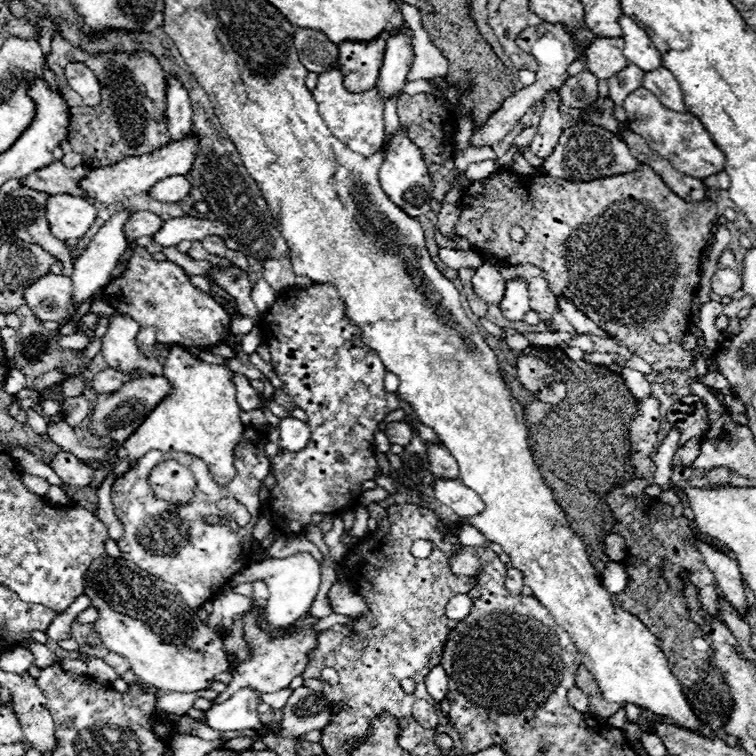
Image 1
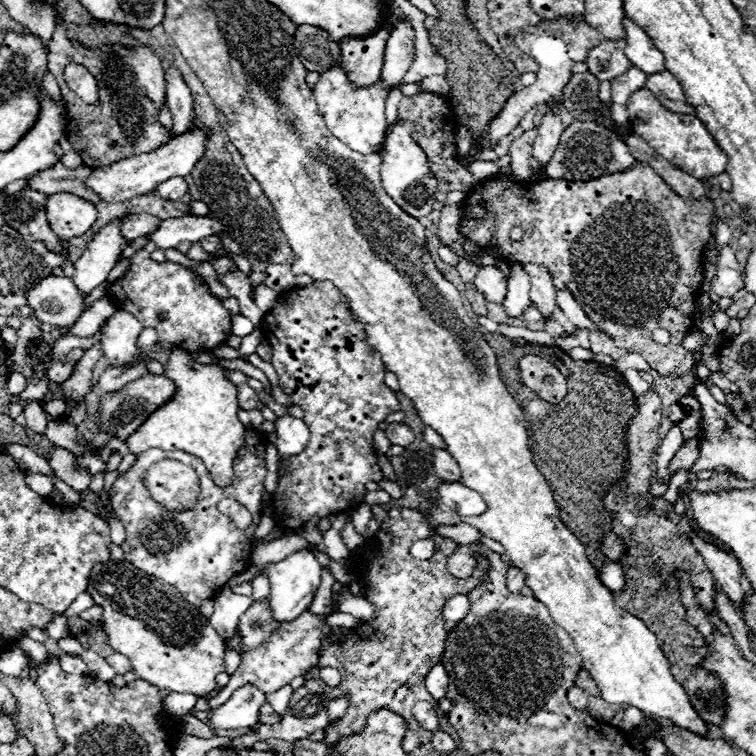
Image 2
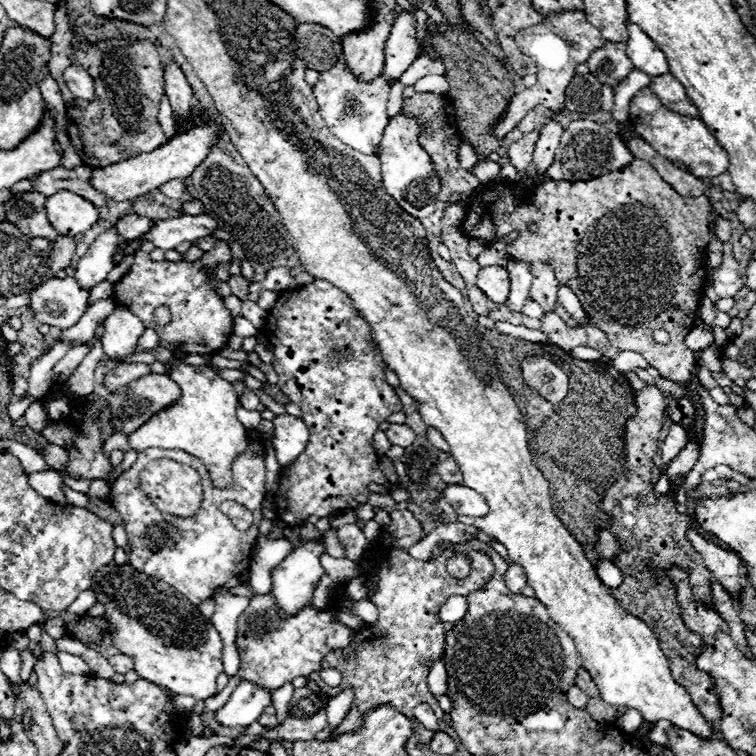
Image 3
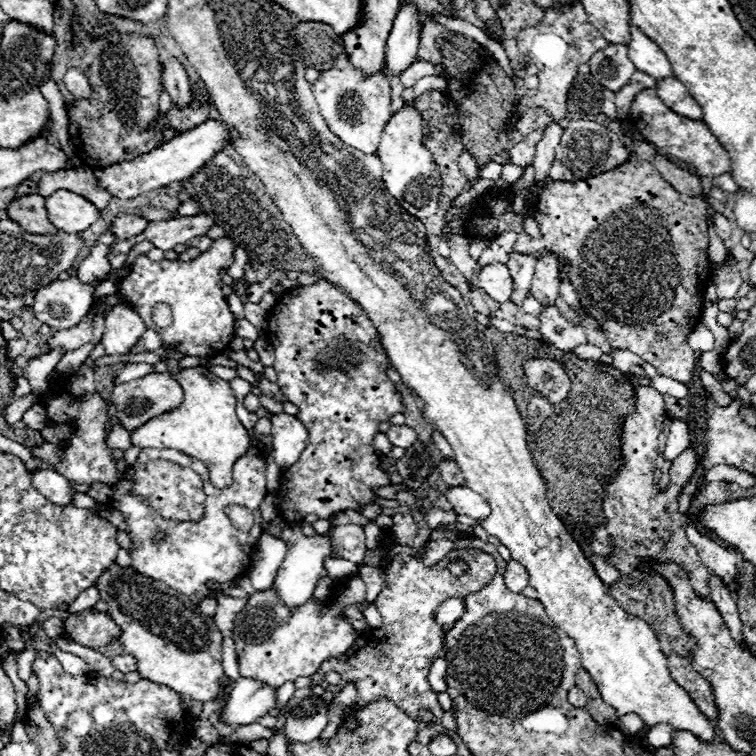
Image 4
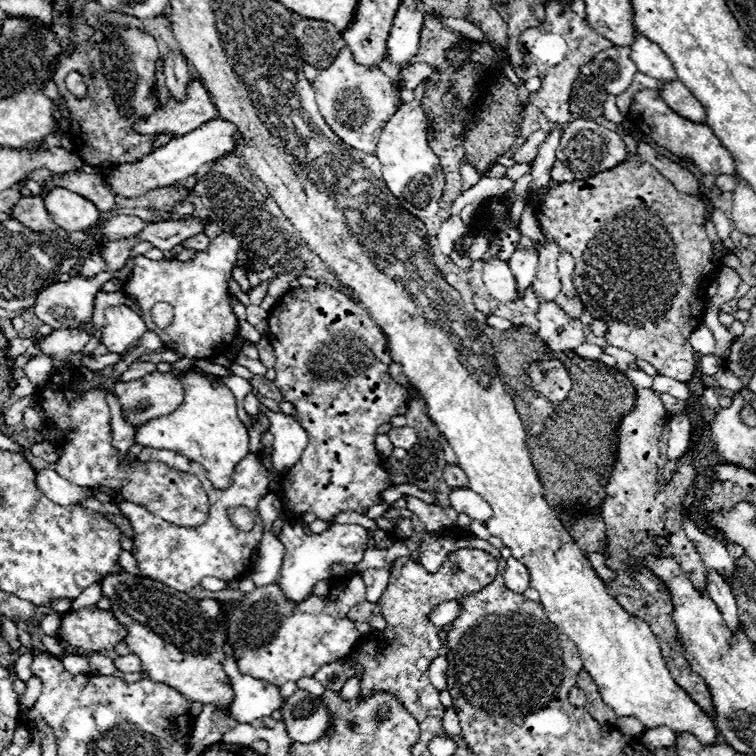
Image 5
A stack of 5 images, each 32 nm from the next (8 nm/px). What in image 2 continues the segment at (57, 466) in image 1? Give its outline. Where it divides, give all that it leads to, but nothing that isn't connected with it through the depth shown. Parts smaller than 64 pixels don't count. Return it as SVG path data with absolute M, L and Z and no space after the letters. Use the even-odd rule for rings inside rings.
M56 448L52 450L52 458L48 460L50 468L54 470L54 474L66 482L68 486L72 486L74 490L86 490L90 484L90 472L80 470L76 466L76 456L72 456L68 450L64 448Z

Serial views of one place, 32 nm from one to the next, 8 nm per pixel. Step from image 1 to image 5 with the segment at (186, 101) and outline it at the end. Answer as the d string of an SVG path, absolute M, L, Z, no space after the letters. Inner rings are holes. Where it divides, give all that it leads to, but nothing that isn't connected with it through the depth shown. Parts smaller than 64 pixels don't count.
M170 54L164 60L164 86L174 98L180 98L184 102L188 82L190 82L190 72L186 60L180 54Z

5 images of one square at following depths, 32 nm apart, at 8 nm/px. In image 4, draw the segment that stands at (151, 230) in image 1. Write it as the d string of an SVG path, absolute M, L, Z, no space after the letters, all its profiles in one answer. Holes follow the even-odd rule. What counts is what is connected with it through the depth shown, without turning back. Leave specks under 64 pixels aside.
M124 214L124 216L118 216L114 222L112 222L112 226L110 226L110 230L114 232L114 236L118 238L118 240L126 240L126 238L134 238L134 236L138 236L138 234L142 234L146 228L148 228L148 220L146 218L140 218L140 216L136 216L136 214Z

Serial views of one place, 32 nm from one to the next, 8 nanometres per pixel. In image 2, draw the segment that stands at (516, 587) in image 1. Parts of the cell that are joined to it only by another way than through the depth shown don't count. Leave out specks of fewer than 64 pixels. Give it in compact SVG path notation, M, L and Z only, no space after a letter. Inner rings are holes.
M510 566L508 568L508 574L506 574L506 588L512 592L512 594L520 594L524 586L524 572L516 566Z

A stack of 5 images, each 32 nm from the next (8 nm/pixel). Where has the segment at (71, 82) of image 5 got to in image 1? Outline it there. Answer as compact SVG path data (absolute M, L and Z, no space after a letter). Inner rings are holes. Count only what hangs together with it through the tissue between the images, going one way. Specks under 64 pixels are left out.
M70 62L66 66L66 80L68 84L82 96L86 106L98 106L102 100L102 86L100 80L96 80L96 74L92 70L88 70L88 66L80 64L80 62Z

